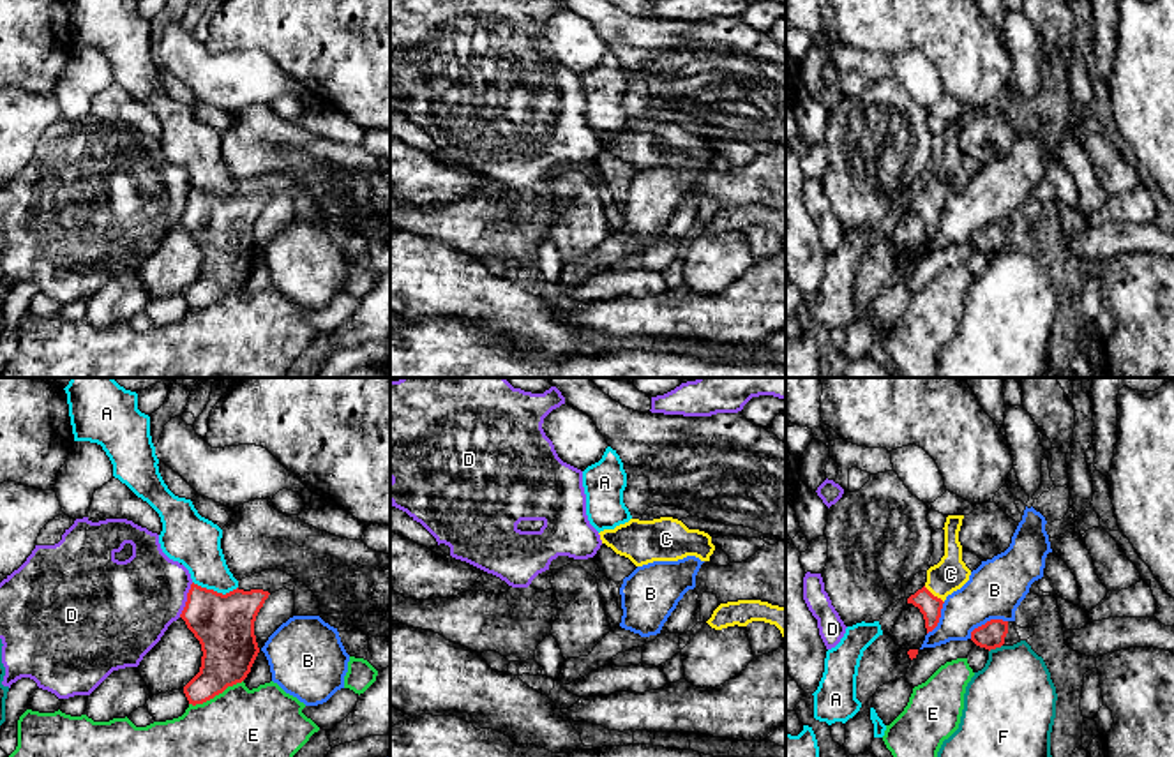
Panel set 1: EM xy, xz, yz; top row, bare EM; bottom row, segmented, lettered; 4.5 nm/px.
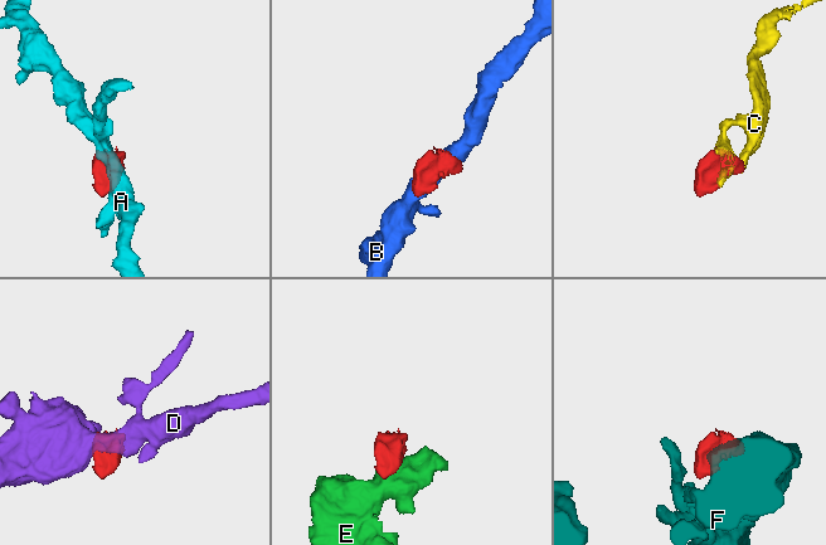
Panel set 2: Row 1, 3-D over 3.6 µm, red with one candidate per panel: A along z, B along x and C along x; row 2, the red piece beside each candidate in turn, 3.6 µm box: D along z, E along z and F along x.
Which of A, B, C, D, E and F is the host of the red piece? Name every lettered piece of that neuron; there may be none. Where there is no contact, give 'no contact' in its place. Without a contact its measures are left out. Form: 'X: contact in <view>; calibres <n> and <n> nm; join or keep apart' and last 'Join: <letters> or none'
A: contact in xy; calibres 280 and 240 nm; keep apart
B: contact in yz; calibres 120 and 260 nm; keep apart
C: contact in yz; calibres 100 and 160 nm; join
D: contact in xy; calibres 280 and 400 nm; keep apart
E: contact in xy; calibres 260 and 320 nm; keep apart
F: contact in yz; calibres 120 and 400 nm; keep apart
Join: C

